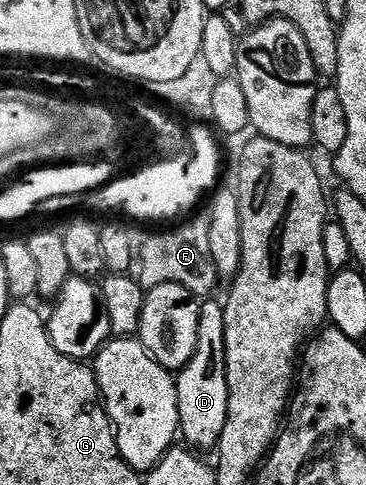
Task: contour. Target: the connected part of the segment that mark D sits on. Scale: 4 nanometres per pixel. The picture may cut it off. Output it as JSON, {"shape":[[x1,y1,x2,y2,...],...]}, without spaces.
{"shape":[[206,299,201,302,196,355,192,355,192,359,176,377,180,433,183,438,186,436,188,441,186,443,198,451,203,451,202,449,213,450,217,446,228,419,228,371,226,370,226,344,224,343,224,305,221,300,214,300]]}

